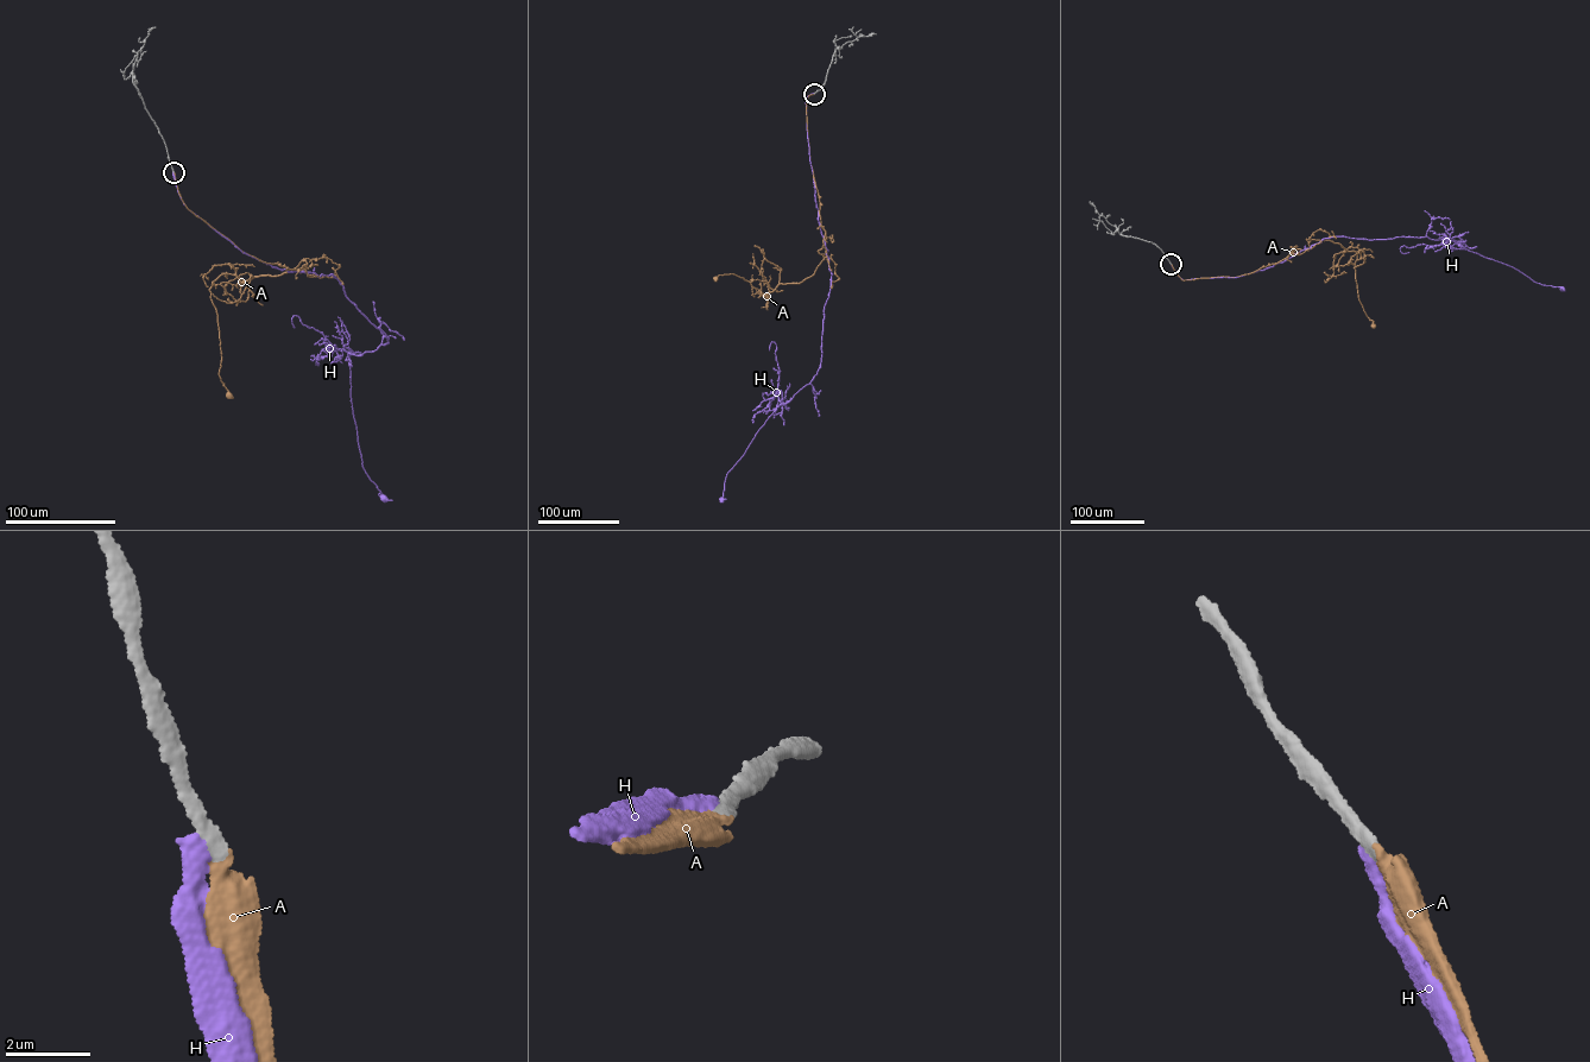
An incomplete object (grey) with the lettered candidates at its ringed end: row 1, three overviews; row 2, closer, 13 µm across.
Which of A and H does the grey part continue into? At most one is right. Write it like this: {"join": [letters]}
{"join": ["A"]}

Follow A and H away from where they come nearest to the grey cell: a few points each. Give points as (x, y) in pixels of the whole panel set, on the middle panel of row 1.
A: (814, 94), (806, 113), (822, 259), (812, 275), (767, 295), (733, 273), (715, 278)
H: (814, 93), (806, 100), (807, 138), (831, 276), (820, 367), (758, 430), (727, 472), (721, 500)

